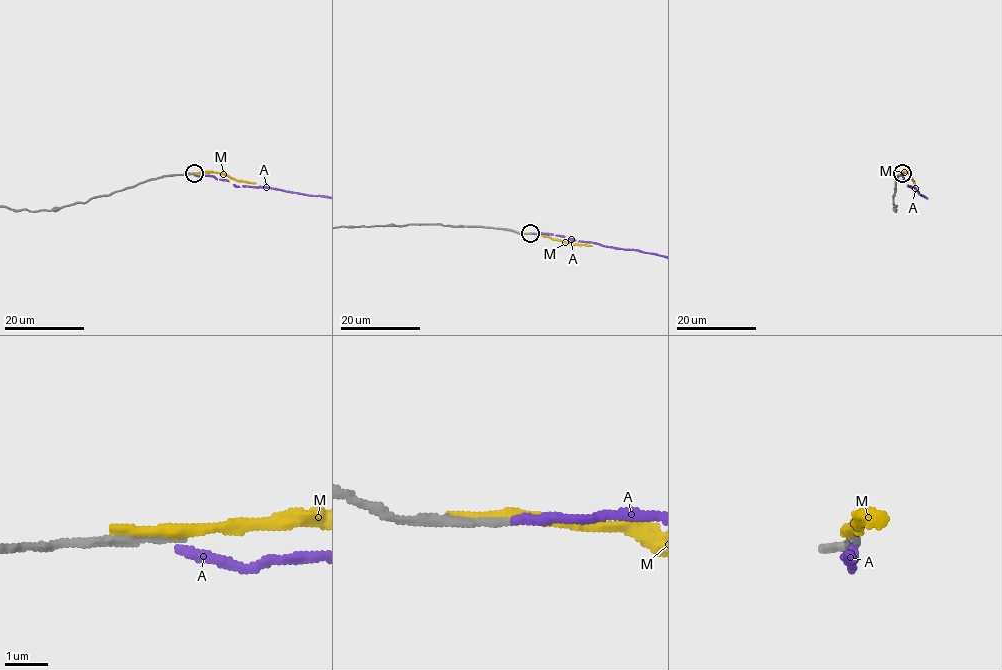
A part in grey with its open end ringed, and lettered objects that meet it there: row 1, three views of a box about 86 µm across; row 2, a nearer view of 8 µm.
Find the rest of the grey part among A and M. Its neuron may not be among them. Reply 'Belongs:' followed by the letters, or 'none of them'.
Belongs: none of them

